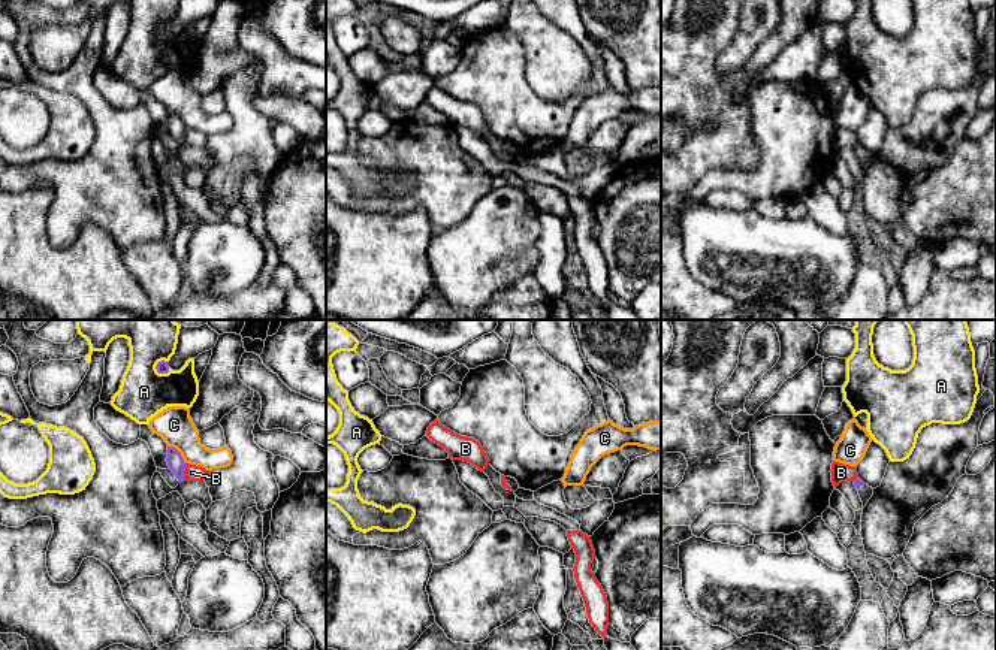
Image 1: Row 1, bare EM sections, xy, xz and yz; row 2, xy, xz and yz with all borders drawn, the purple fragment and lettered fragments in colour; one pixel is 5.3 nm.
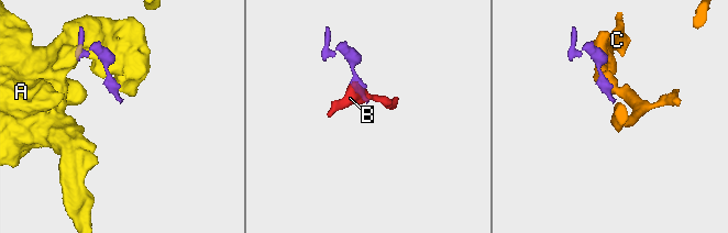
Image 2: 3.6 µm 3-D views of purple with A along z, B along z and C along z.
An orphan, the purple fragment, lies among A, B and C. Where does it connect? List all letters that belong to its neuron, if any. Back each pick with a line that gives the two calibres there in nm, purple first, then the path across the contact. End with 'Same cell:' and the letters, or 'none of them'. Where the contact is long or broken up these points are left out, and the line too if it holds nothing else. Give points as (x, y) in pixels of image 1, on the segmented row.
Same cell: none of them

